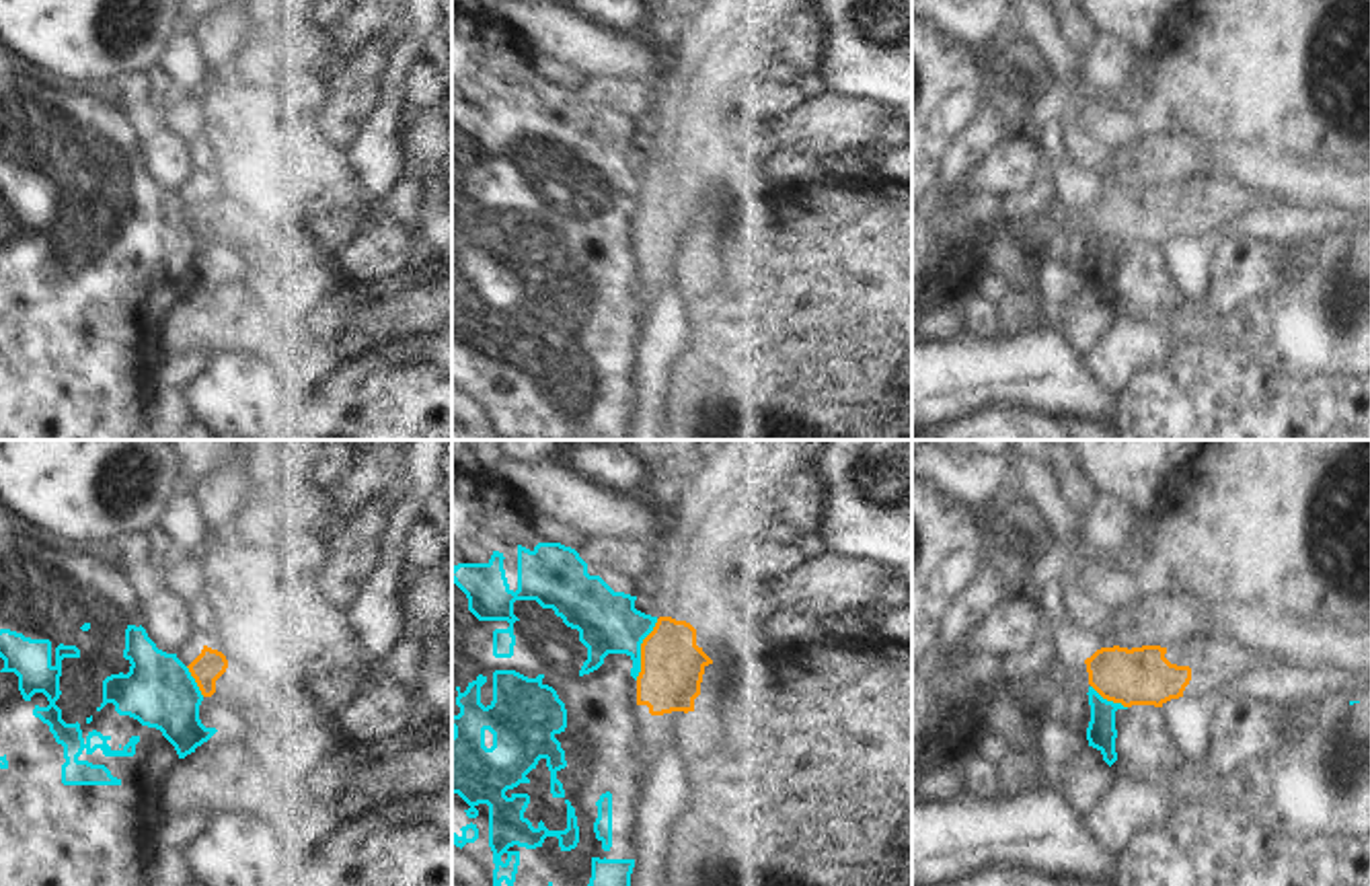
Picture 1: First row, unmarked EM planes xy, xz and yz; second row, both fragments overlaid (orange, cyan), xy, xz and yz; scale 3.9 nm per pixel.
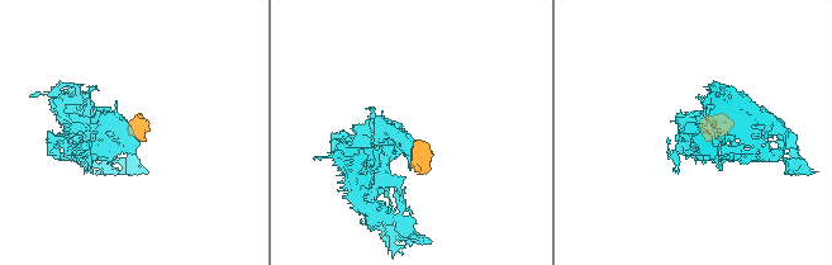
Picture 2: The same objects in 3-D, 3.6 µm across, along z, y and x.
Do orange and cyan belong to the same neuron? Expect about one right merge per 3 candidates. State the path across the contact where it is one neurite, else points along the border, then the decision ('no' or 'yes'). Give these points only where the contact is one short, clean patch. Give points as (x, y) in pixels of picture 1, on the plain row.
along xz (658, 159), (641, 183), (641, 210), (635, 218) | no

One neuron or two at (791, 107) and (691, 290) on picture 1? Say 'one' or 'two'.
two

